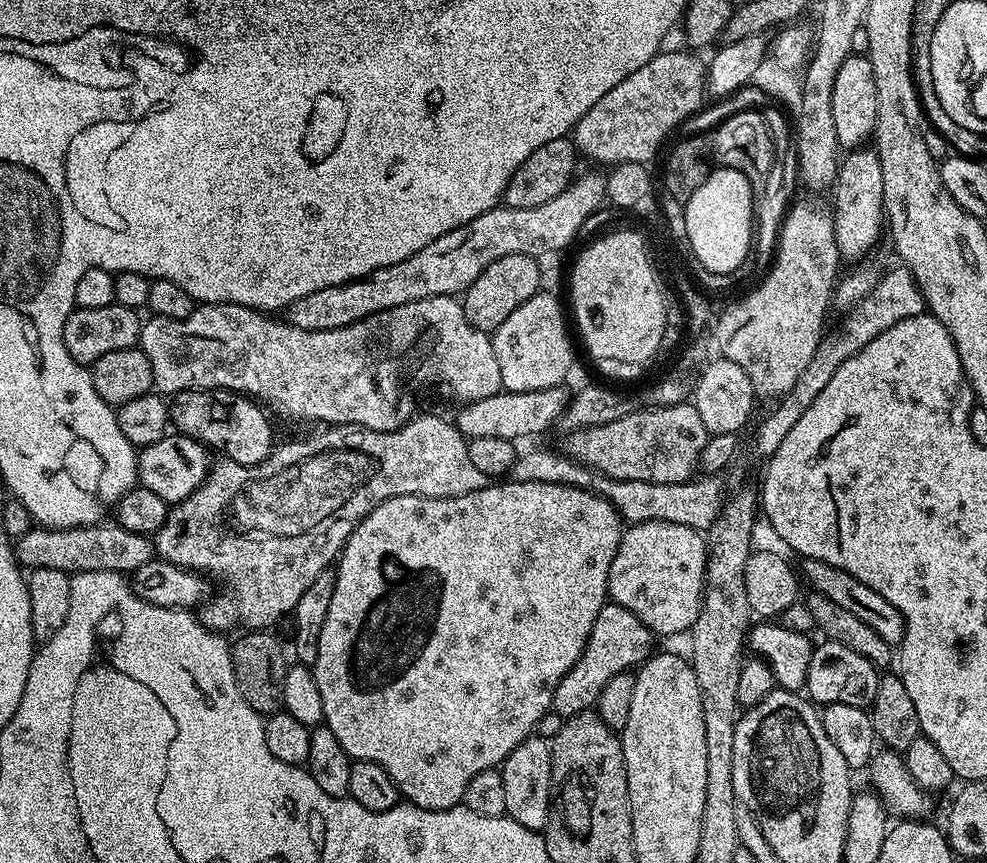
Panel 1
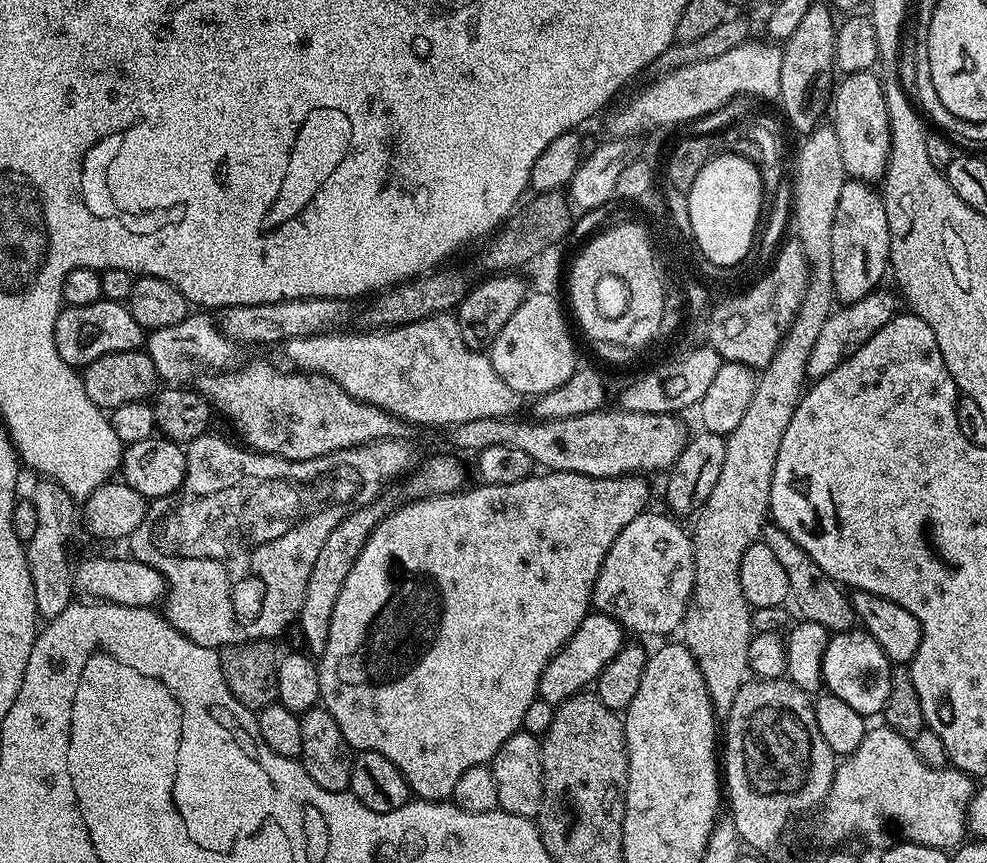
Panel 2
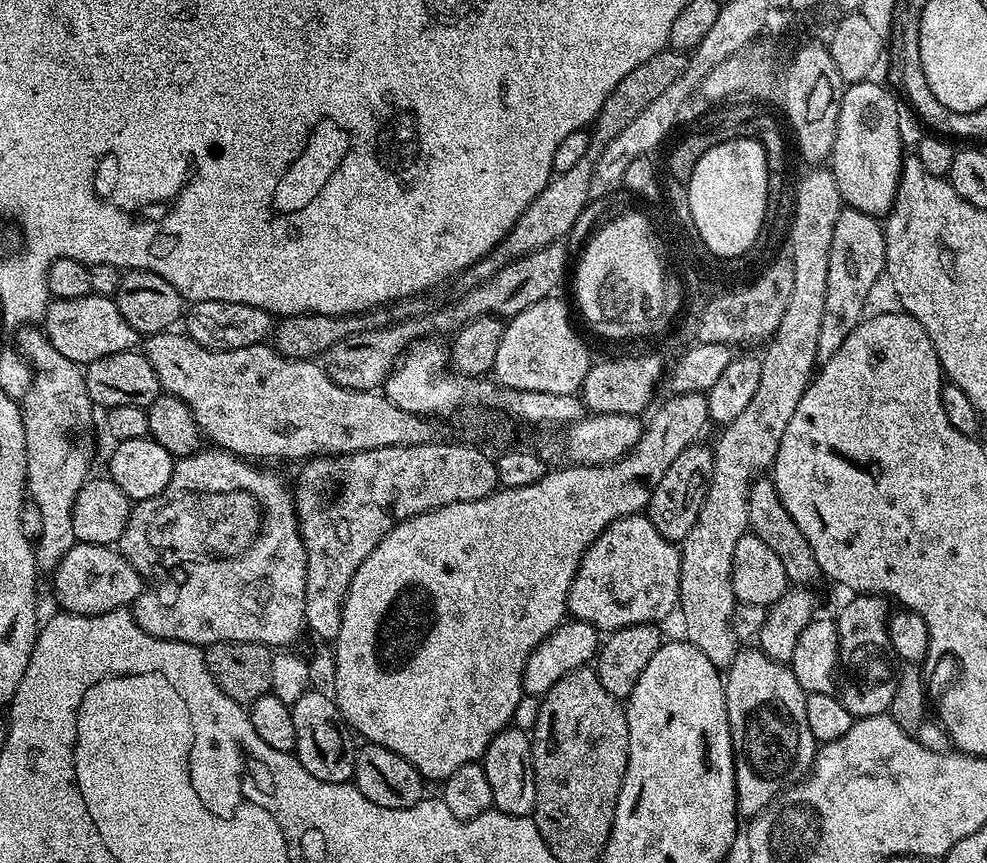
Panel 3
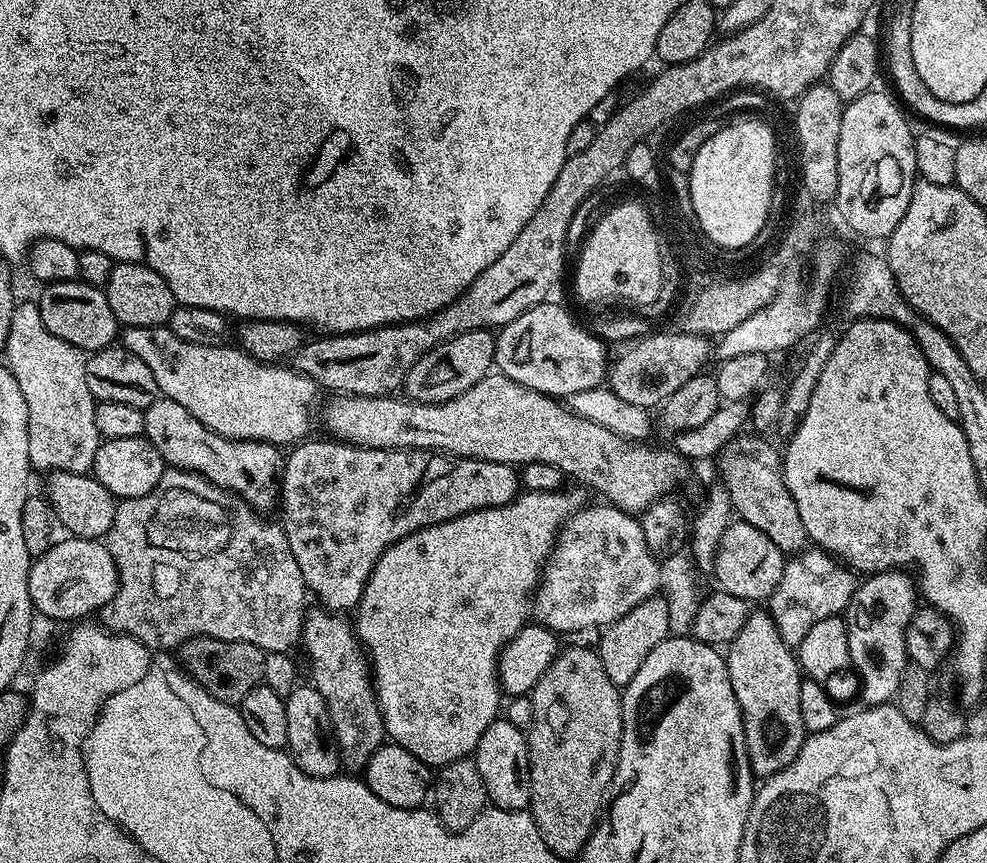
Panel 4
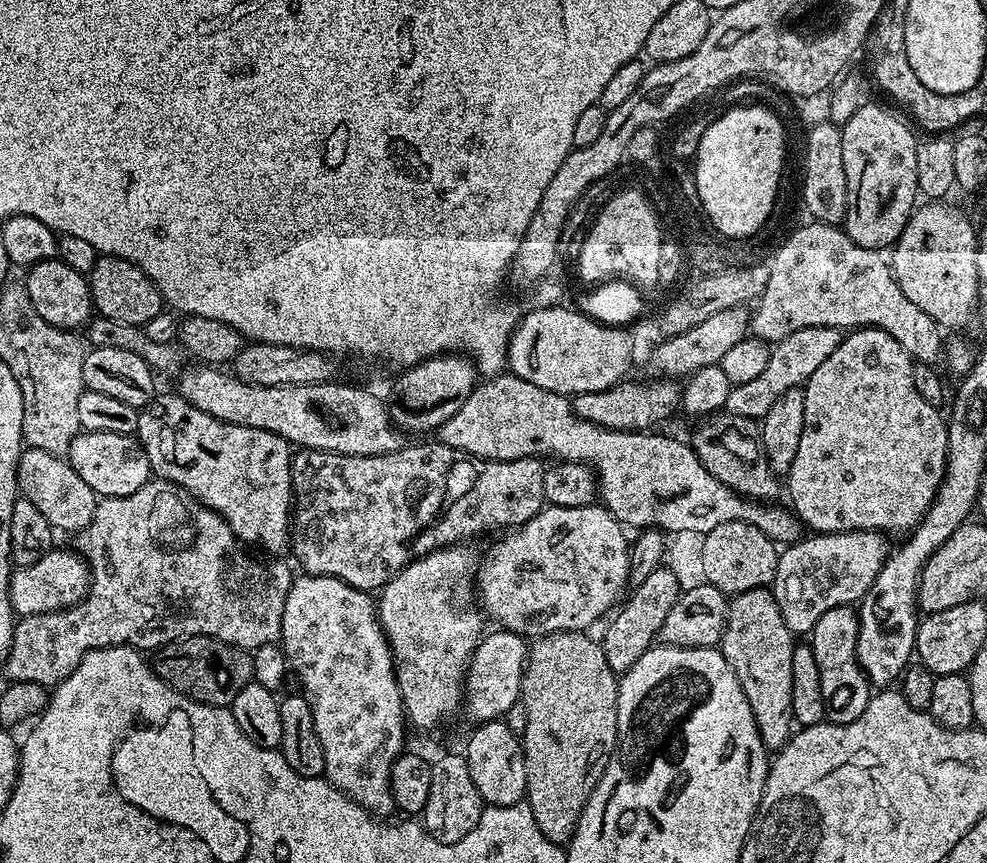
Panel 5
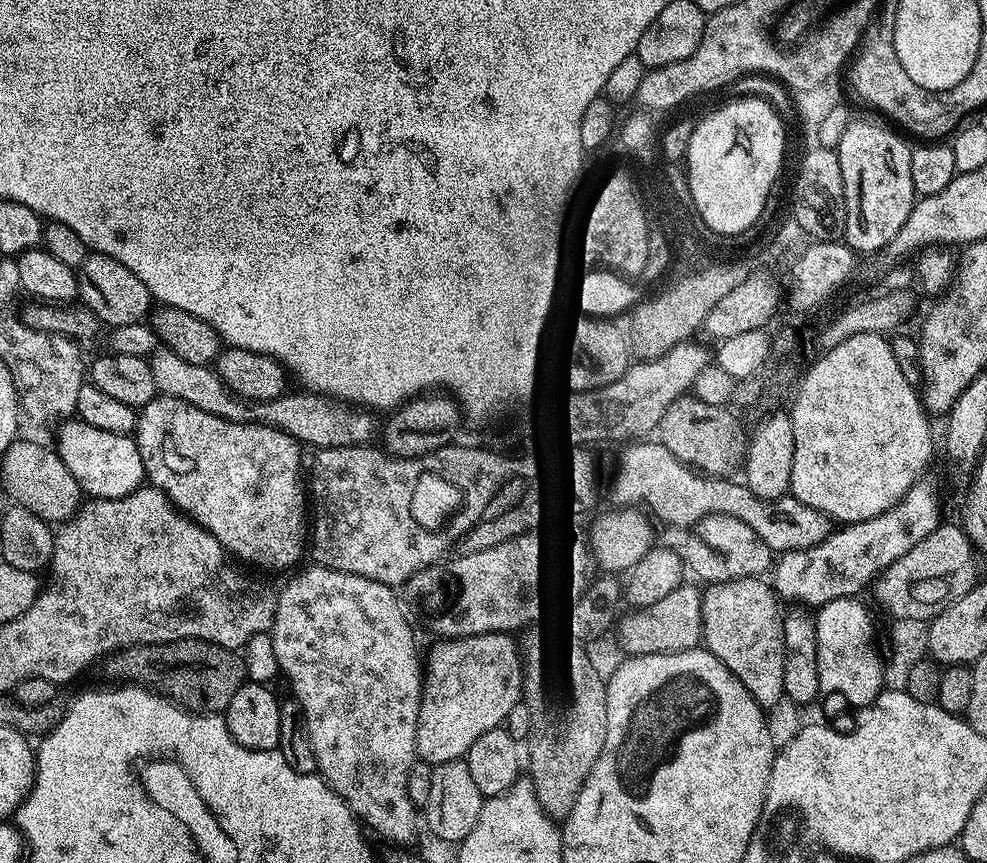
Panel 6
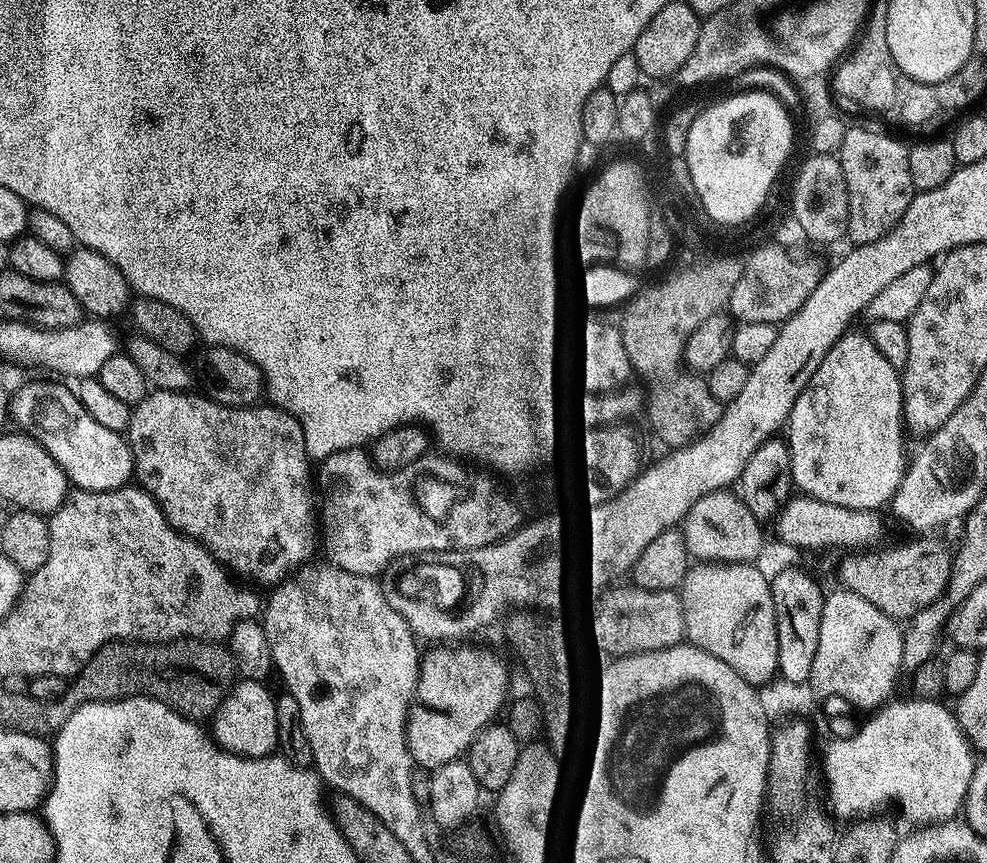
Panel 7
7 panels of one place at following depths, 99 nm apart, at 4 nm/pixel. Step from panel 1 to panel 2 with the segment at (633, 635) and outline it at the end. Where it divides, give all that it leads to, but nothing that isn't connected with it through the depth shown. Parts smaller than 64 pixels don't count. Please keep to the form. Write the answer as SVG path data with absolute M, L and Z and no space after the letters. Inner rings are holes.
M595 610L589 611L561 652L550 658L546 670L542 670L539 699L558 706L563 700L569 700L571 696L576 696L589 686L595 685L602 670L606 670L614 654L618 654L618 650L623 648L625 643L626 630L617 620Z

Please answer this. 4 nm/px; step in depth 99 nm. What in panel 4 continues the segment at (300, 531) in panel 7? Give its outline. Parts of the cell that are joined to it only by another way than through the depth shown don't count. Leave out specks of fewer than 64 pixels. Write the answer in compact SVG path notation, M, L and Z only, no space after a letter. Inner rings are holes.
M158 398L149 408L143 409L144 436L162 454L165 465L196 472L211 484L241 496L257 512L275 509L280 495L280 477L284 474L285 453L275 444L257 440L231 440L214 430L202 426L186 406Z

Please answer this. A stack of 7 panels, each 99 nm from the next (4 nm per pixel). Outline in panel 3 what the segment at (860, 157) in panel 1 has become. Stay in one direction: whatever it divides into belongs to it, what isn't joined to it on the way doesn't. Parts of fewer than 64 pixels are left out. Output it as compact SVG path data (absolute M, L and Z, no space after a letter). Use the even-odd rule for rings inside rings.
M841 207L838 222L834 222L834 238L830 242L830 270L826 270L826 307L822 310L822 327L818 333L817 365L830 362L838 346L850 338L850 330L857 328L865 319L868 295L886 272L885 258L881 221L870 214L862 214L862 210Z

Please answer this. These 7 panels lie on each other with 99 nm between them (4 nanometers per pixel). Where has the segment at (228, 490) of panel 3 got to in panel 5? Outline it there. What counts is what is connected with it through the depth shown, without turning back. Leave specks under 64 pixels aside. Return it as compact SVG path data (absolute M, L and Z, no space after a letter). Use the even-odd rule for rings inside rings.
M159 478L149 479L147 484L143 484L141 488L138 490L134 490L134 494L130 494L129 496L105 496L103 499L97 503L95 516L90 520L90 526L86 526L80 532L75 533L74 540L76 540L76 544L74 544L75 551L79 552L81 556L83 556L84 561L88 563L88 569L92 572L92 585L88 588L88 595L84 597L83 600L79 600L73 608L63 608L62 610L58 610L57 612L47 612L46 614L34 614L33 616L25 616L23 619L19 621L16 625L16 630L12 635L12 645L10 646L10 650L8 651L8 659L3 661L2 668L4 668L4 672L8 675L7 679L9 681L17 680L18 682L38 682L39 684L43 684L45 686L55 686L57 684L62 683L66 678L70 678L70 674L74 674L74 670L78 666L78 662L82 662L82 658L86 655L90 650L98 650L99 648L113 648L114 646L127 646L127 648L135 648L137 650L145 650L144 648L152 648L151 650L159 650L164 647L166 644L172 644L176 640L182 640L186 636L209 636L210 638L214 638L215 640L221 640L222 642L226 642L227 644L232 645L234 648L243 648L245 650L255 650L257 648L261 648L262 646L266 646L267 644L275 644L279 641L280 631L282 630L282 610L286 610L286 594L290 590L290 586L292 585L292 581L294 579L294 572L291 572L290 569L287 568L286 565L283 564L283 559L280 558L272 558L269 564L263 564L260 560L255 560L254 557L251 556L250 553L244 552L248 551L245 548L245 545L241 543L241 541L237 540L236 535L230 530L230 526L221 518L218 513L214 510L210 510L209 508L204 507L200 501L195 500L189 492L185 490L185 488L180 488L174 482L170 482L169 480L162 480Z

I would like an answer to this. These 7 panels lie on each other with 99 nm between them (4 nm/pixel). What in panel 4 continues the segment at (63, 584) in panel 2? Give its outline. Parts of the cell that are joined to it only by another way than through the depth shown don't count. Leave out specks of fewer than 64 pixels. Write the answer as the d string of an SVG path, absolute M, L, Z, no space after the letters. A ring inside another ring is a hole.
M17 303L10 318L10 334L2 349L6 366L14 374L26 398L28 433L30 434L30 462L37 473L91 473L94 454L102 443L98 426L94 426L97 401L86 386L86 356L80 349L62 342L46 330L39 303Z

